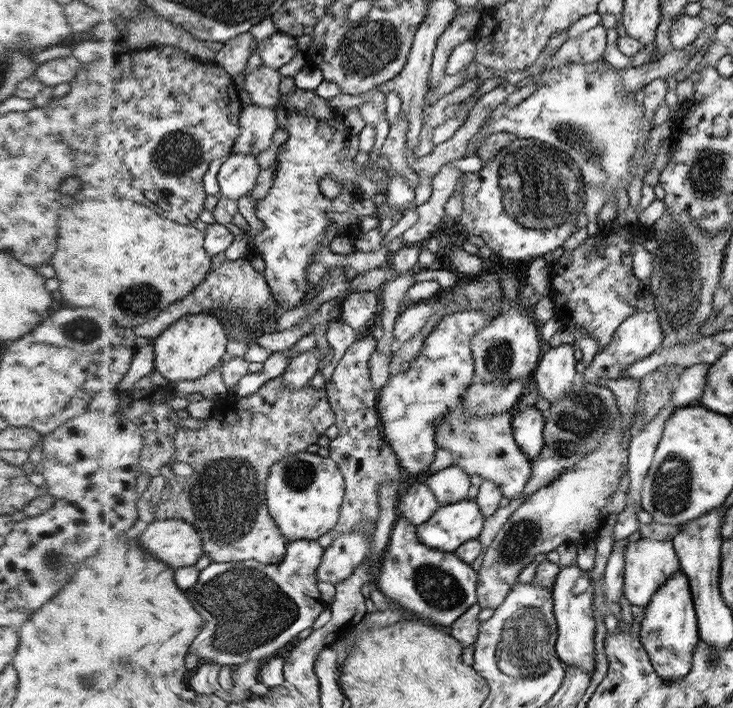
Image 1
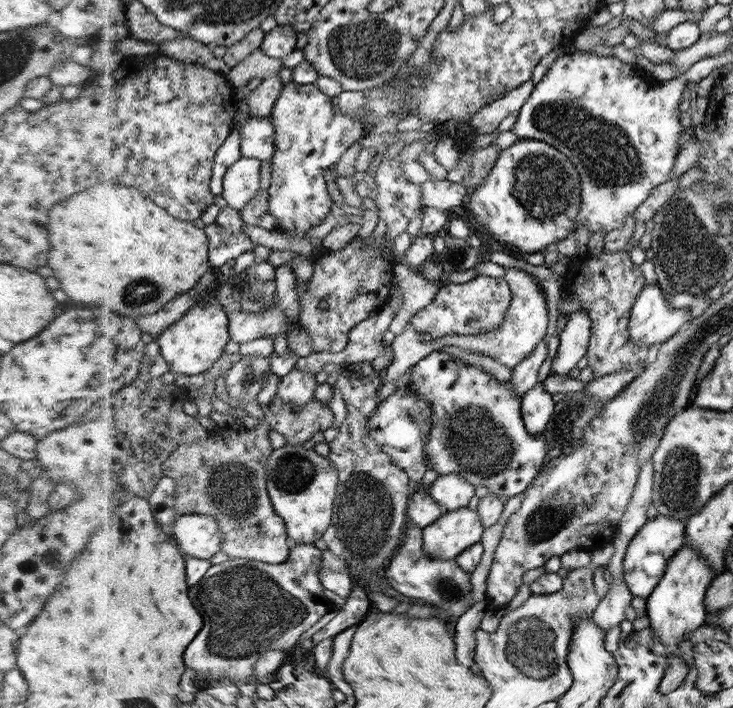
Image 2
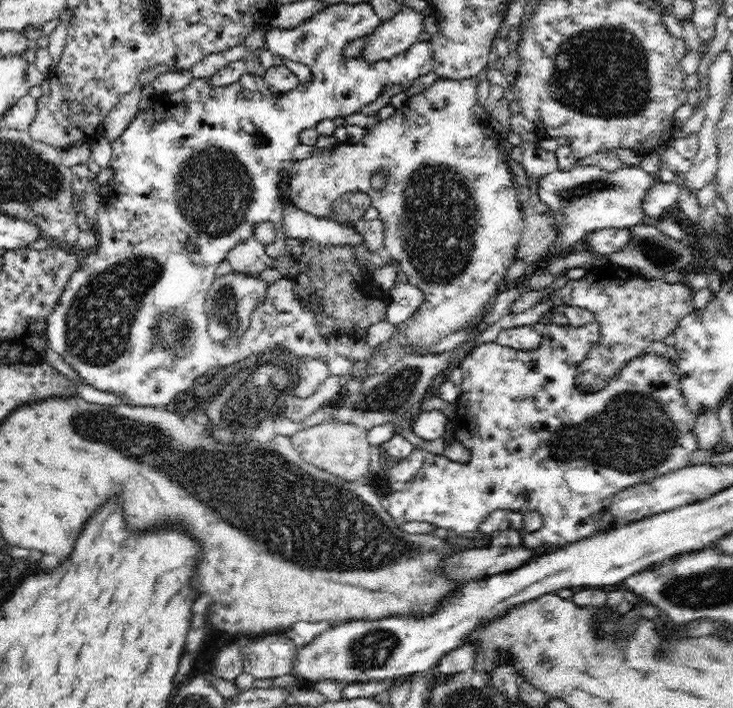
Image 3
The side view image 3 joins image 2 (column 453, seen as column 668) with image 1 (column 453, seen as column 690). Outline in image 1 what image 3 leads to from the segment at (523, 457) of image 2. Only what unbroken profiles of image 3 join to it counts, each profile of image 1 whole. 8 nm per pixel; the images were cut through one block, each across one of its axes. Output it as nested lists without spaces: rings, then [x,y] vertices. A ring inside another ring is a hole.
[[[461,399],[461,404],[436,430],[438,448],[453,452],[456,458],[454,465],[462,467],[469,475],[478,475],[495,482],[503,498],[510,500],[520,497],[531,477],[531,460],[520,450],[512,436],[513,414],[513,411],[504,411],[500,414],[472,415],[463,408]]]

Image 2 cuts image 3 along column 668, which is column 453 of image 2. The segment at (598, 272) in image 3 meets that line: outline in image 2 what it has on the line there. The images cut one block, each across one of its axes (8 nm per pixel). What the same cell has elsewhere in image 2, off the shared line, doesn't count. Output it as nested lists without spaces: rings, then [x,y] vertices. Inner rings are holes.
[[[476,275],[462,284],[443,281],[434,300],[409,320],[415,331],[422,336],[440,338],[446,334],[480,335],[500,327],[506,312],[512,306],[513,294],[508,280],[504,277]]]

